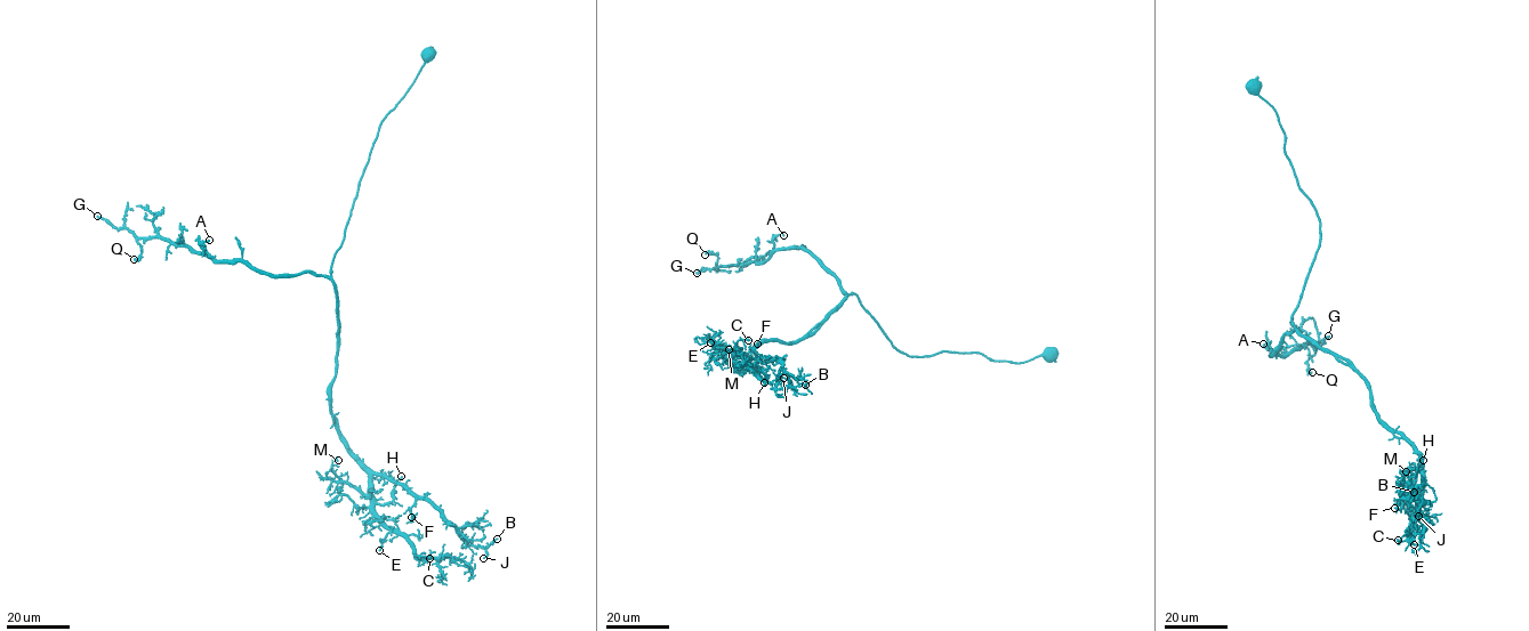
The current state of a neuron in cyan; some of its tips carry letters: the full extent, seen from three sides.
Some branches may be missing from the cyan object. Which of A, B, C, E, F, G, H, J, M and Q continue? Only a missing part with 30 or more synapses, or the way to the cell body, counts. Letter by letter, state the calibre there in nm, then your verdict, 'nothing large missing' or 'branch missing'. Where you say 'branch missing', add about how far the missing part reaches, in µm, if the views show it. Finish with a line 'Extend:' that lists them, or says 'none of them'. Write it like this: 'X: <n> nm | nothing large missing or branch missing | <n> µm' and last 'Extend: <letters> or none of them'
A: 240 nm | nothing large missing
B: 160 nm | nothing large missing
C: 160 nm | nothing large missing
E: 120 nm | nothing large missing
F: 80 nm | nothing large missing
G: 280 nm | branch missing | 9 µm
H: 130 nm | nothing large missing
J: 110 nm | nothing large missing
M: 170 nm | nothing large missing
Q: 180 nm | nothing large missing
Extend: G

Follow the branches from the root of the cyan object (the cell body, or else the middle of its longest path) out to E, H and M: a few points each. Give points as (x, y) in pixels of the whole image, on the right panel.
E: (1253, 87), (1276, 112), (1319, 220), (1292, 325), (1359, 374), (1377, 417), (1418, 455), (1414, 544)
H: (1253, 87), (1319, 220), (1292, 325), (1359, 374), (1377, 417), (1413, 446), (1415, 498), (1423, 460)
M: (1253, 87), (1276, 112), (1319, 220), (1292, 325), (1363, 380), (1377, 417), (1418, 455), (1417, 494), (1406, 471)

